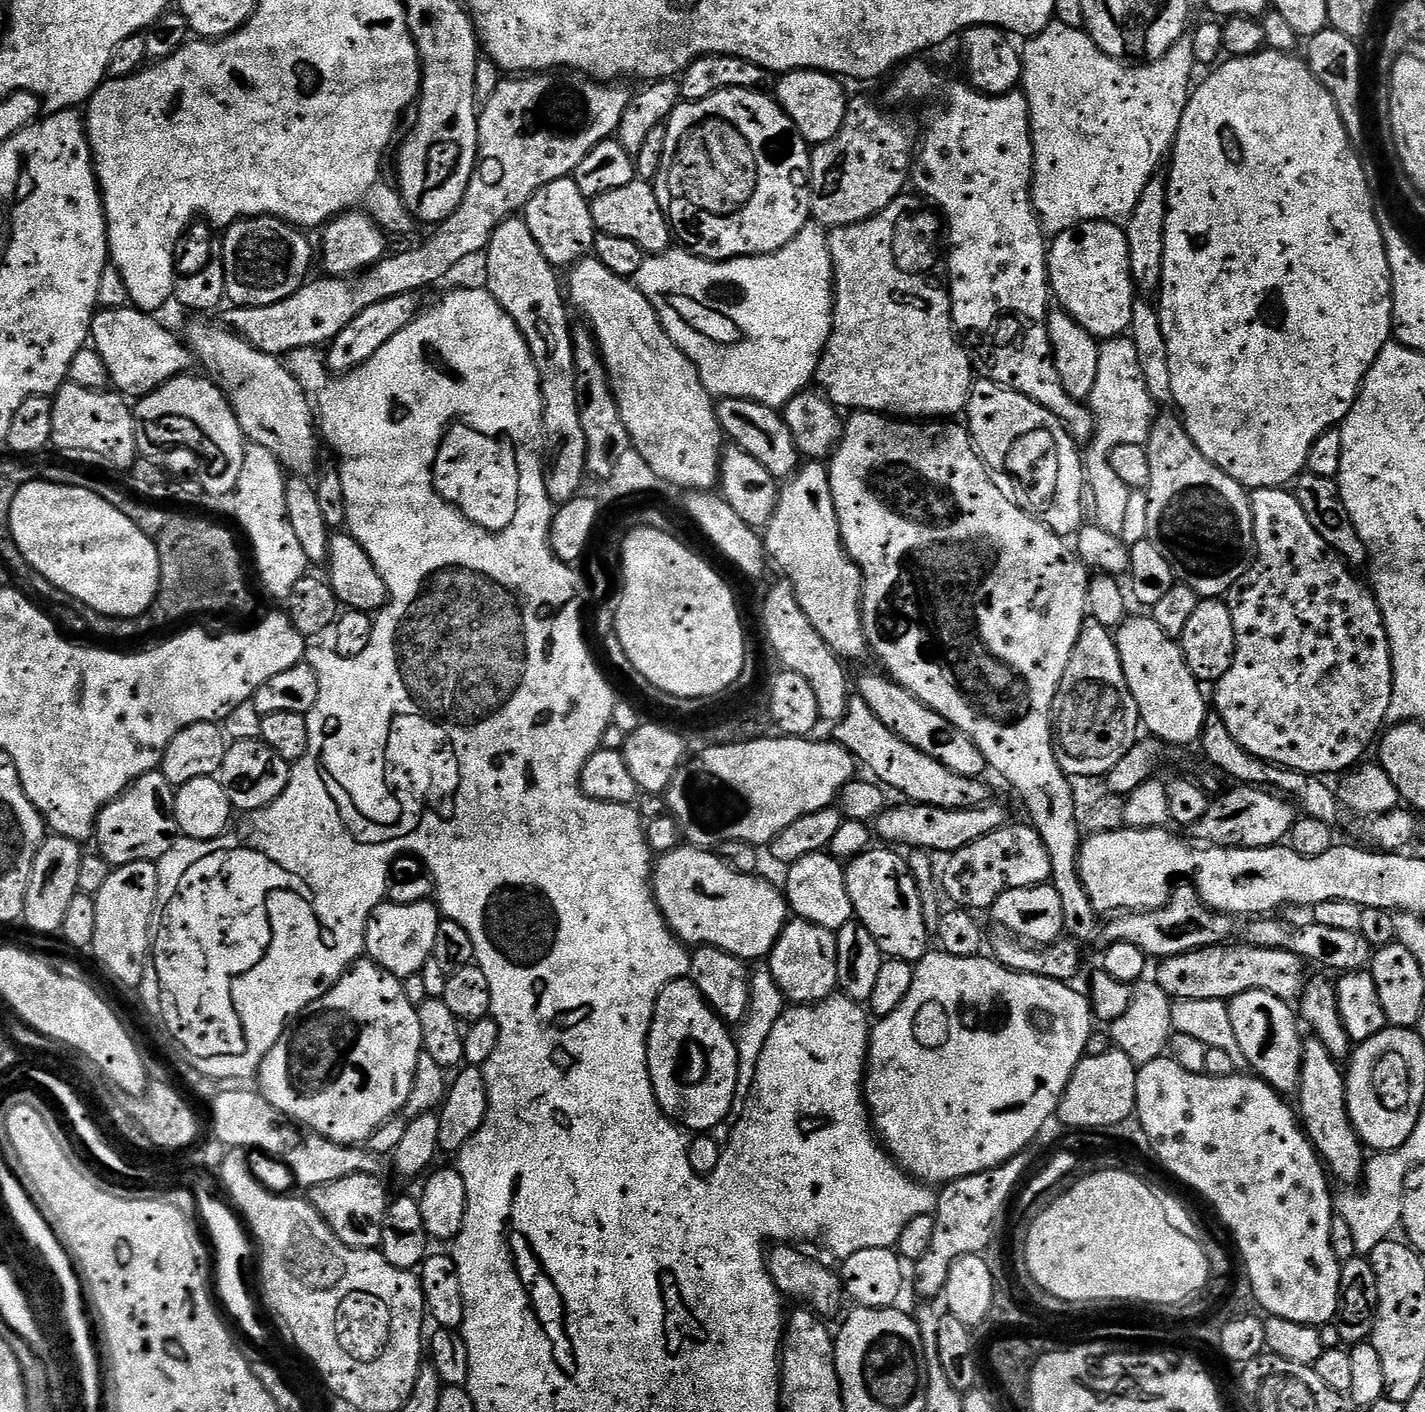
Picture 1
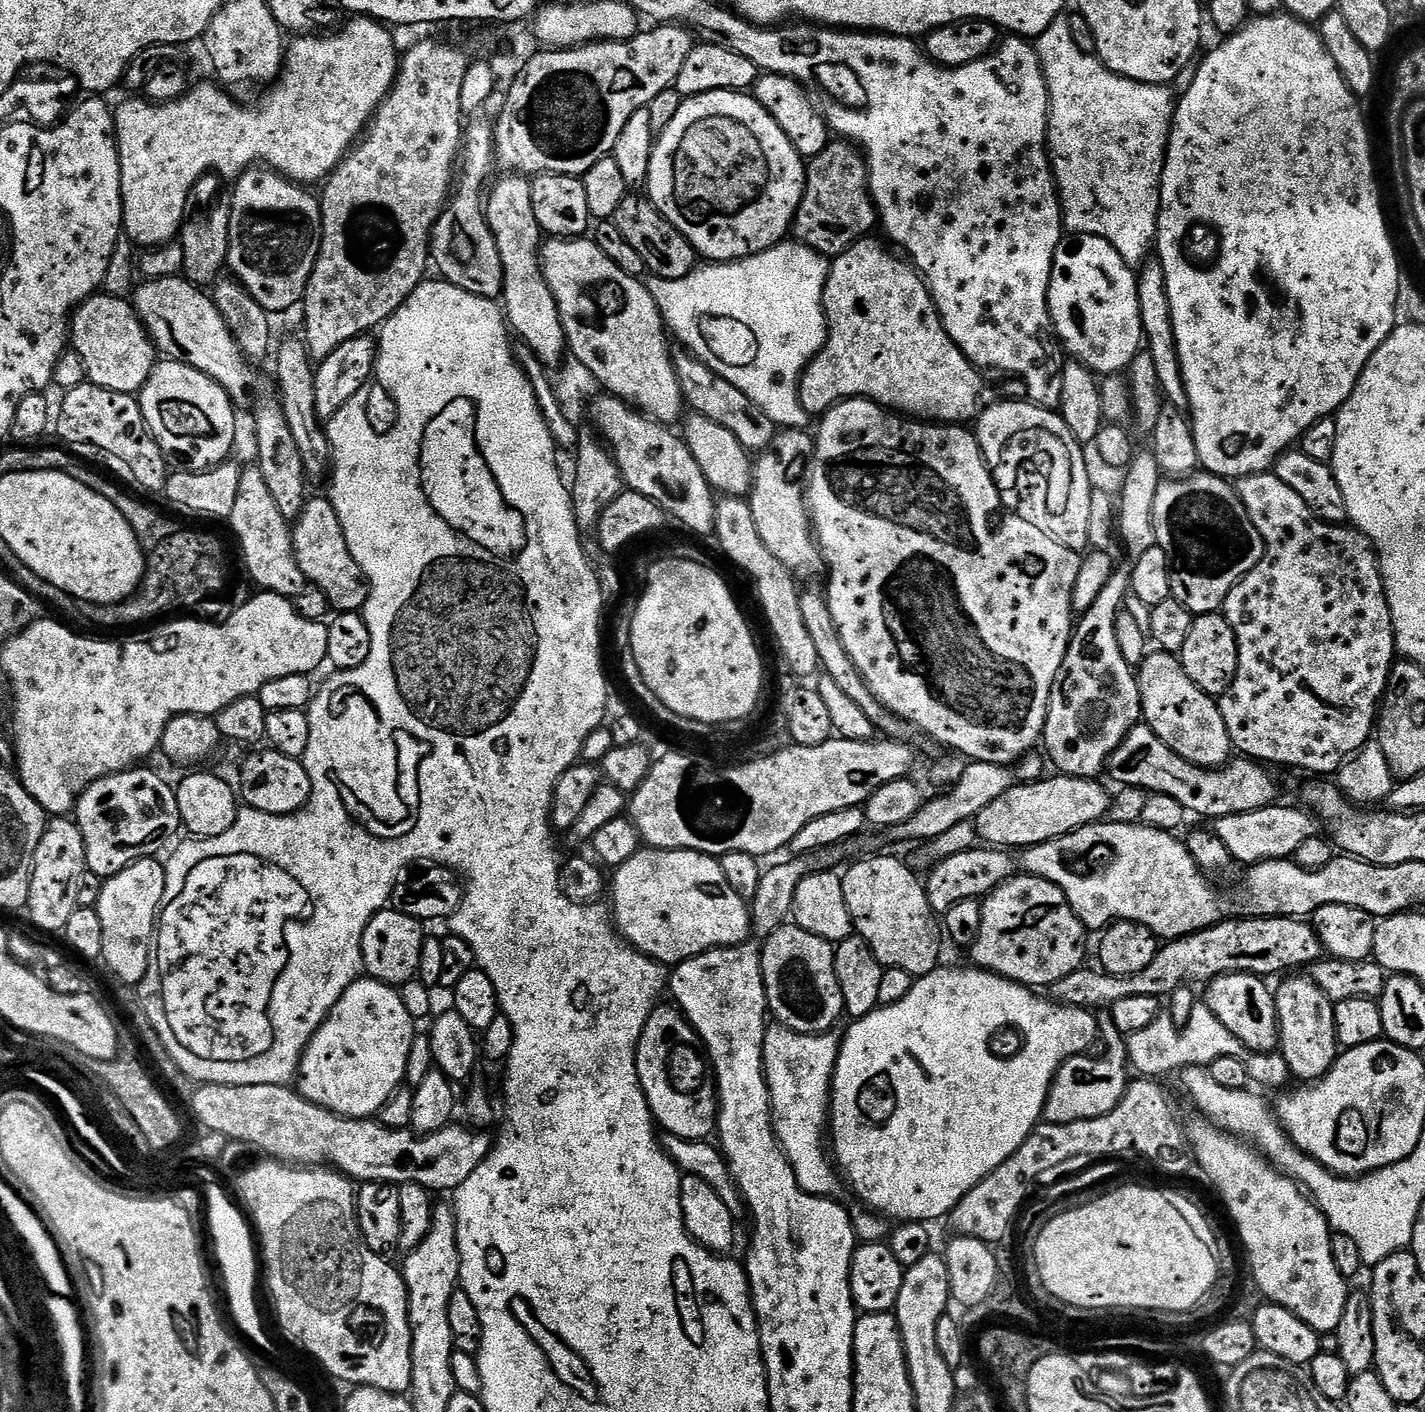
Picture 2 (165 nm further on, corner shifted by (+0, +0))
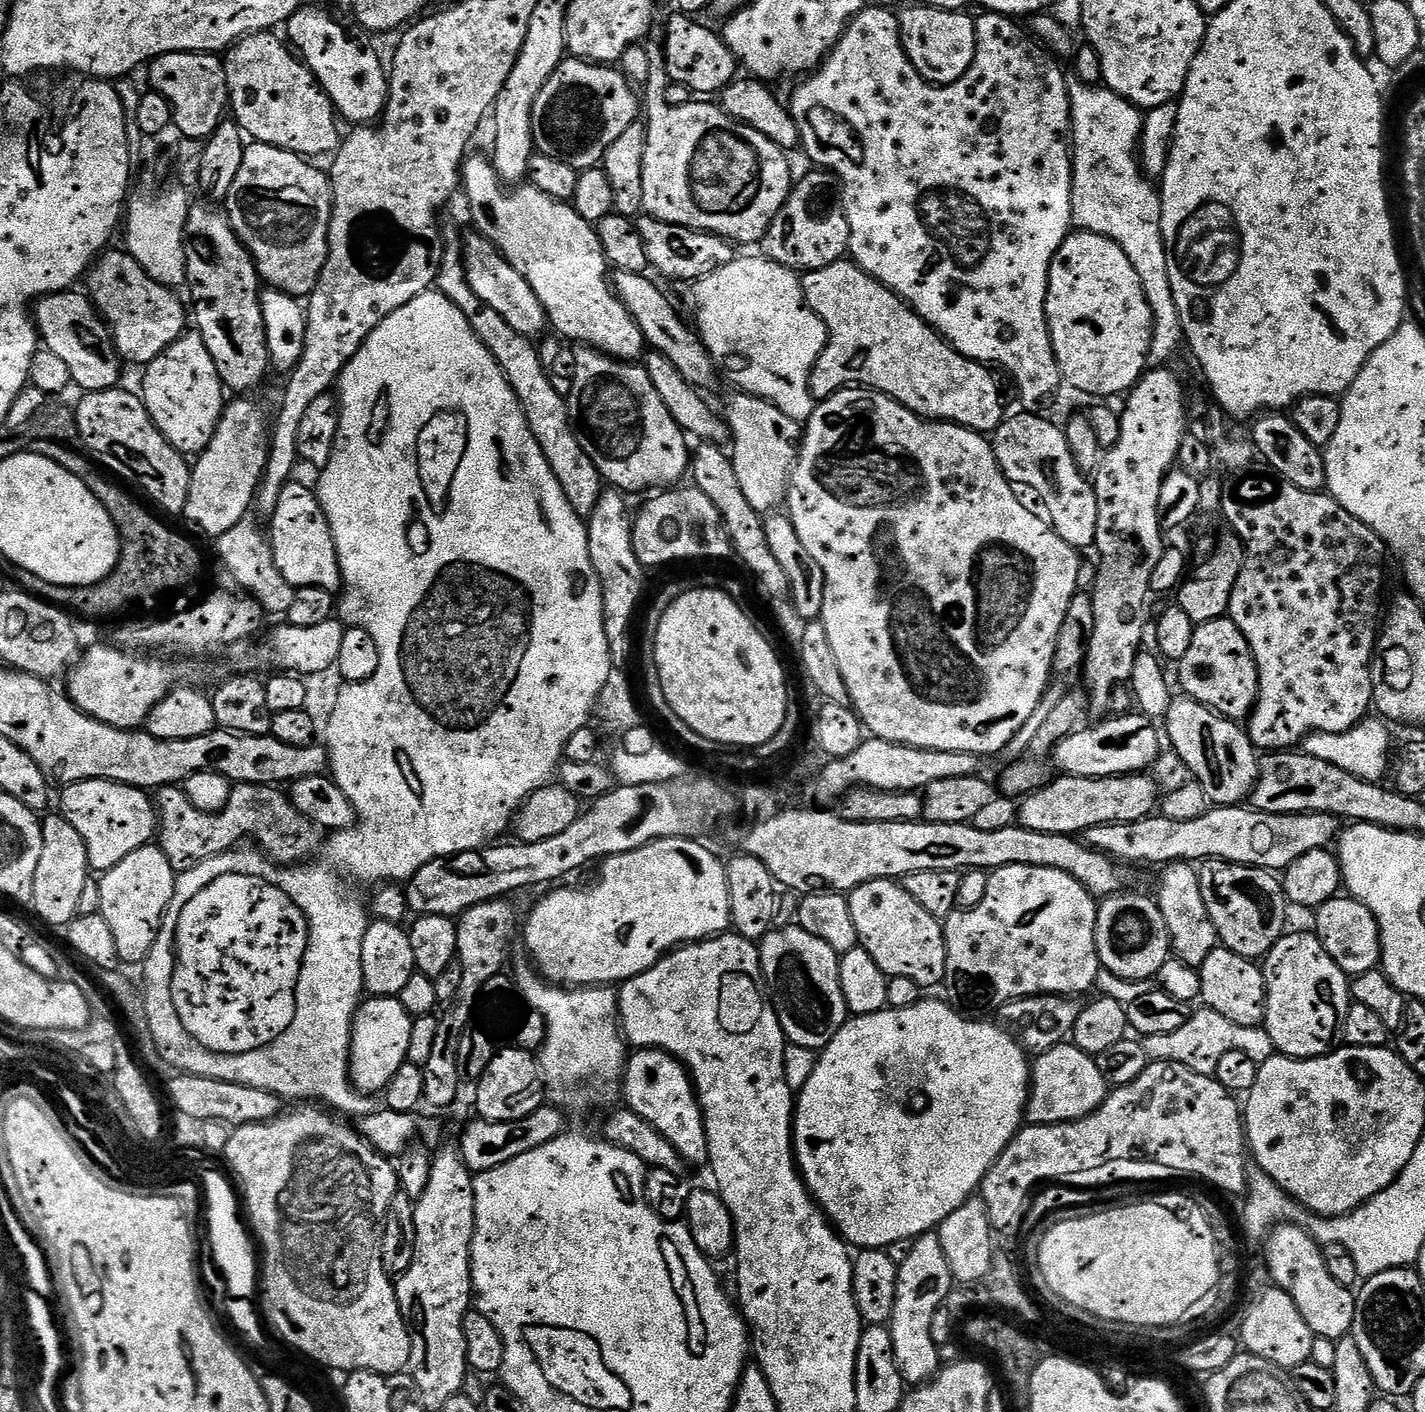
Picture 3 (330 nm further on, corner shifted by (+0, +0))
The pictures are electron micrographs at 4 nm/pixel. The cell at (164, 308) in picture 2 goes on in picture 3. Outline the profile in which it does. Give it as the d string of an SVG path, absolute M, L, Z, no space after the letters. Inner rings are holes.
M127 250L112 251L105 251L92 265L86 276L86 292L108 325L121 361L146 366L184 335L186 304L175 296L173 289L151 280Z

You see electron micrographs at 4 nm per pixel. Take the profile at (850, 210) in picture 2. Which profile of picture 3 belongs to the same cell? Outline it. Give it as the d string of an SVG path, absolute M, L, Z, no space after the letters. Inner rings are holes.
M811 171L793 183L792 192L786 198L782 210L778 210L774 222L758 244L764 259L781 264L783 268L825 268L835 260L845 259L848 252L850 228L844 208L840 205L838 181L831 172Z

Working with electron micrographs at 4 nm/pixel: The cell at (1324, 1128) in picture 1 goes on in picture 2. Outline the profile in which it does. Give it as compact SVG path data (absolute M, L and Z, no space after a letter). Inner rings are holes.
M1292 974L1279 989L1275 989L1276 1013L1280 1023L1279 1053L1286 1058L1293 1077L1300 1082L1315 1082L1332 1068L1338 1055L1335 1004L1307 975Z

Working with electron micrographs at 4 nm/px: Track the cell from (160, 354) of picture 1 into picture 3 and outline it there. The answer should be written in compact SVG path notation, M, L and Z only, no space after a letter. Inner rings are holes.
M69 290L66 292L52 292L49 296L42 296L34 304L34 319L39 339L43 347L49 348L70 370L70 378L75 387L80 387L81 393L101 392L107 388L117 387L121 383L120 367L122 361L116 352L116 343L112 341L112 334L108 325L104 323L101 315L96 310L96 305L83 291Z

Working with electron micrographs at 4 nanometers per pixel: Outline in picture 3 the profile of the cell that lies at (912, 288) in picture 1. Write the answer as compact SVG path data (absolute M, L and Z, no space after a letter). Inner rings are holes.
M845 258L835 260L830 266L825 268L813 268L803 273L800 281L802 290L804 291L804 300L808 303L814 314L818 314L818 318L822 318L822 322L828 328L828 341L822 350L822 354L818 358L818 362L812 367L812 377L808 385L812 391L812 399L819 402L827 400L842 388L851 388L859 386L861 388L871 388L874 392L881 392L884 396L889 396L892 400L896 400L903 408L909 408L913 414L926 420L933 422L947 422L950 424L961 424L963 428L970 428L974 432L981 434L995 433L996 429L1004 423L1006 419L1006 411L1004 412L1004 404L1000 401L1000 388L996 385L996 380L991 376L989 369L981 364L978 360L970 360L967 356L963 356L961 352L956 351L939 332L935 332L921 316L907 304L901 296L896 295L891 288L874 279L868 272L864 272L851 259Z

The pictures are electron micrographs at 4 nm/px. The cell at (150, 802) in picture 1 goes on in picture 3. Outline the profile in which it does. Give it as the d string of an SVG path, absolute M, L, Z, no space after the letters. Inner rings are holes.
M83 780L69 784L60 796L59 811L82 834L86 842L88 866L93 873L103 874L118 866L126 854L147 848L158 832L158 817L153 797L145 789L109 780Z

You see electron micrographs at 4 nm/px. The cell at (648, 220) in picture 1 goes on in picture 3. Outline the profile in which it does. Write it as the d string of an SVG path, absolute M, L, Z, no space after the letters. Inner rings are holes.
M647 214L641 215L635 221L635 226L638 234L642 234L642 246L646 246L649 265L672 280L695 282L702 276L714 274L714 270L726 266L738 256L737 245L729 237L728 241L726 237L720 236L719 231L696 232L686 226L655 220Z

